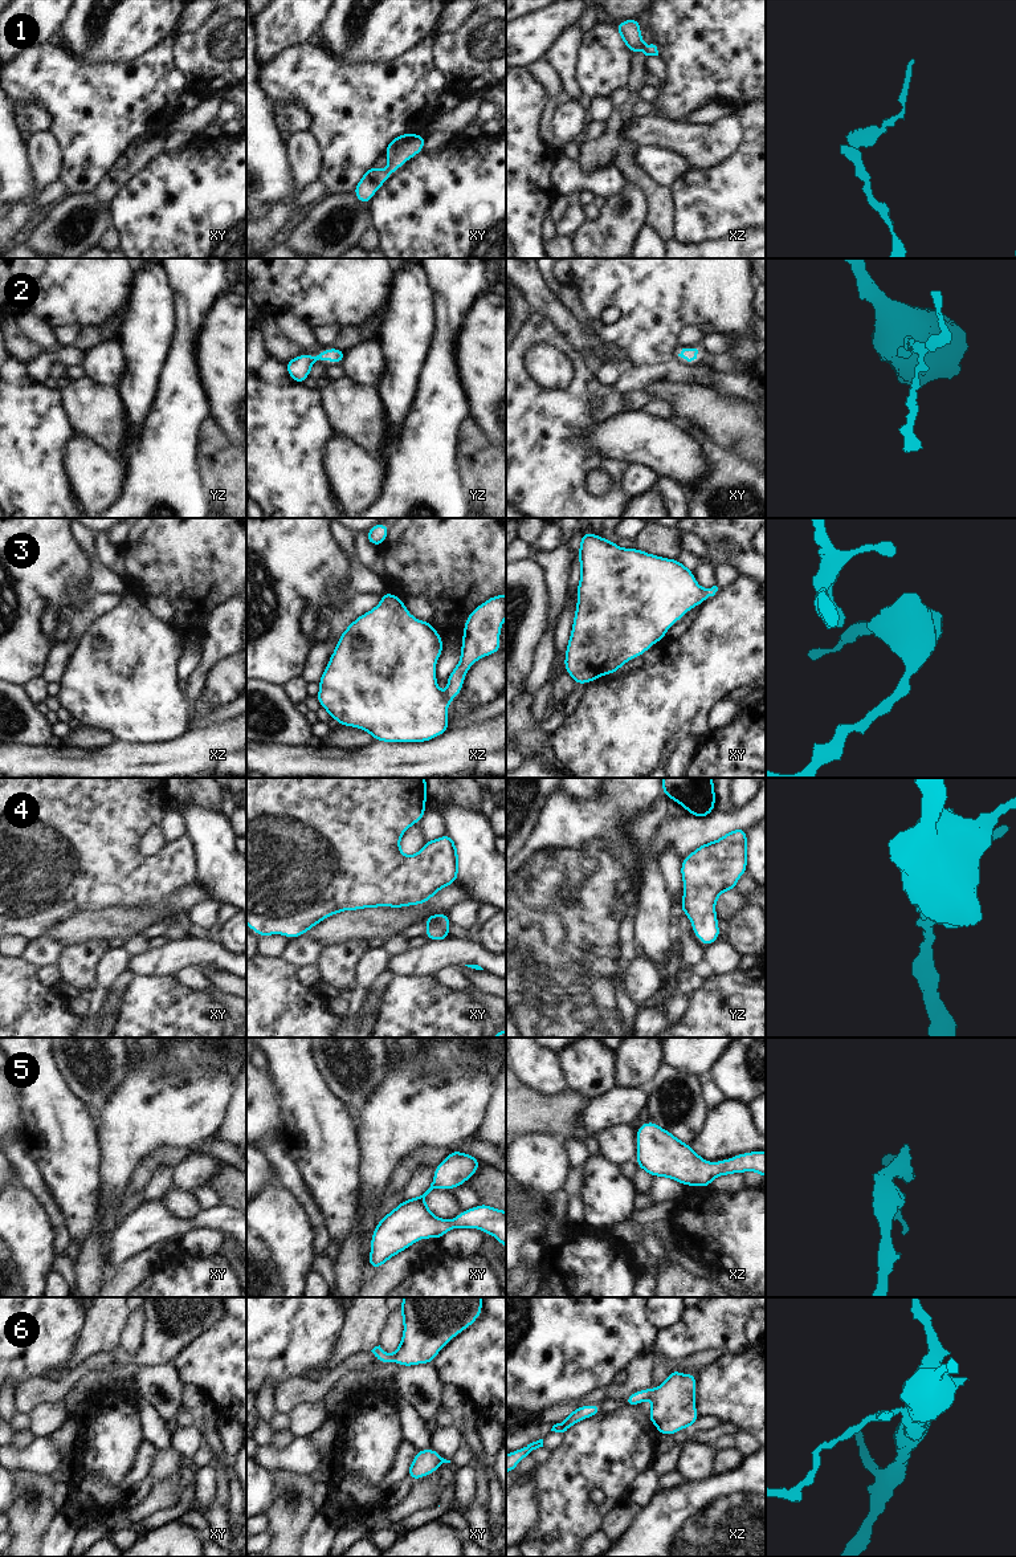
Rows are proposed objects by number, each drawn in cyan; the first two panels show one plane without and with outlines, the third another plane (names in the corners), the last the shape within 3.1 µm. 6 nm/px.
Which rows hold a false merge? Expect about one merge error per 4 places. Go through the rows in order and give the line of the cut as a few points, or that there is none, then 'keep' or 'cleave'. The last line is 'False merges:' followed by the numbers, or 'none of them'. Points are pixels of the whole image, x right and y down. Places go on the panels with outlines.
1: cut none; keep
2: cut none; keep
3: cut none; keep
4: cut none; keep
5: cut none; keep
6: cut none; keep
False merges: none of them

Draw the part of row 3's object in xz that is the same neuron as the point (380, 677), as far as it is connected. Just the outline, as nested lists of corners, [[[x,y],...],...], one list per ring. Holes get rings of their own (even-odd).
[[[384,592],[380,603],[371,611],[356,617],[340,635],[322,677],[315,698],[321,708],[329,712],[340,726],[363,729],[380,742],[428,742],[448,731],[449,717],[448,706],[460,694],[464,680],[470,667],[481,657],[501,651],[499,635],[503,620],[506,619],[506,594],[490,596],[489,600],[477,606],[464,624],[461,657],[456,668],[450,672],[444,693],[437,688],[436,664],[444,651],[440,633],[431,621],[421,621],[411,615],[403,599]]]

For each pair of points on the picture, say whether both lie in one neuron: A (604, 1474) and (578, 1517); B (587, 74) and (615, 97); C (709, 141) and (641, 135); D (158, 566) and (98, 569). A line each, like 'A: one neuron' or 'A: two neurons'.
A: one neuron
B: two neurons
C: one neuron
D: two neurons

